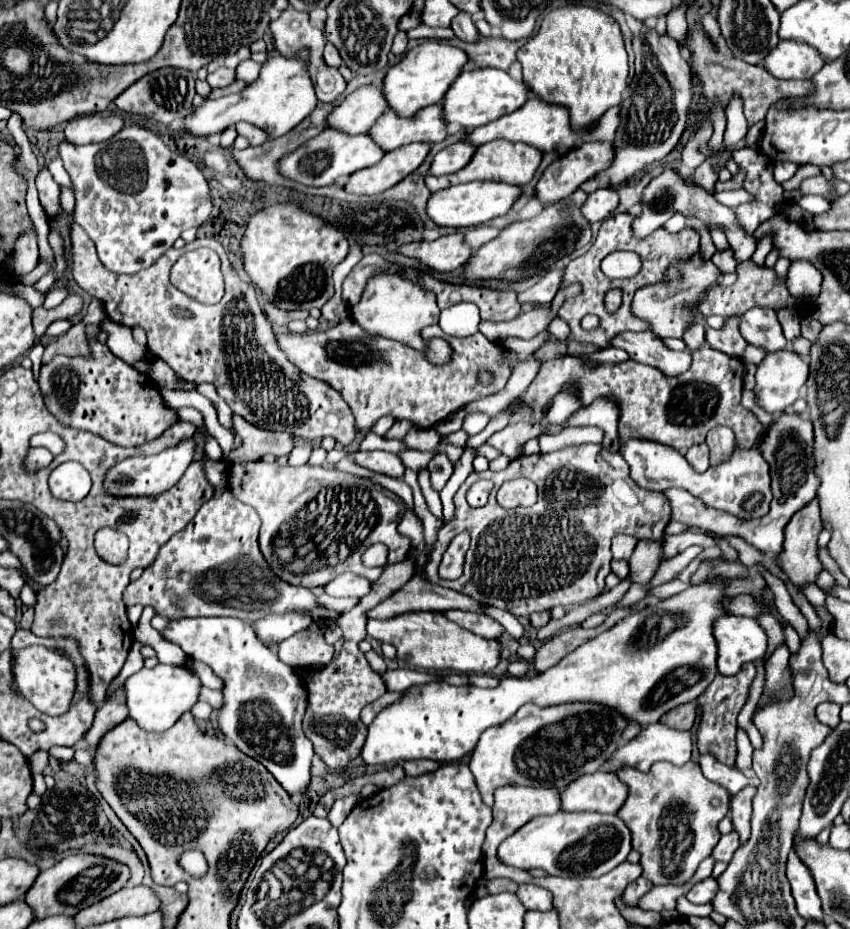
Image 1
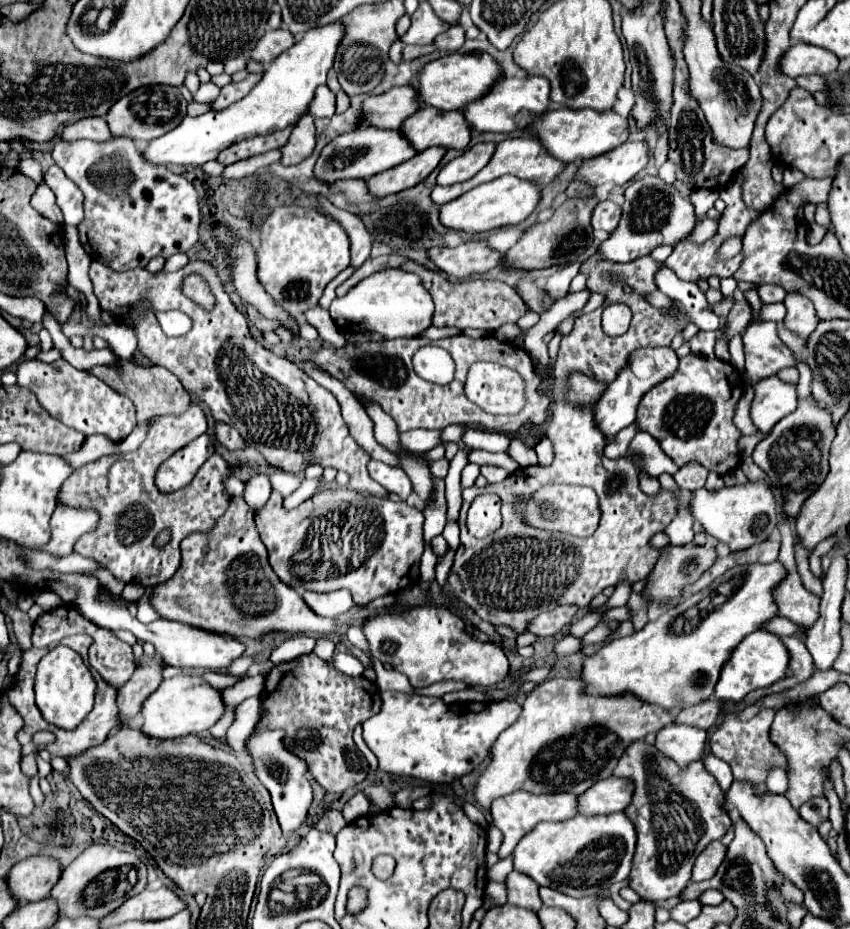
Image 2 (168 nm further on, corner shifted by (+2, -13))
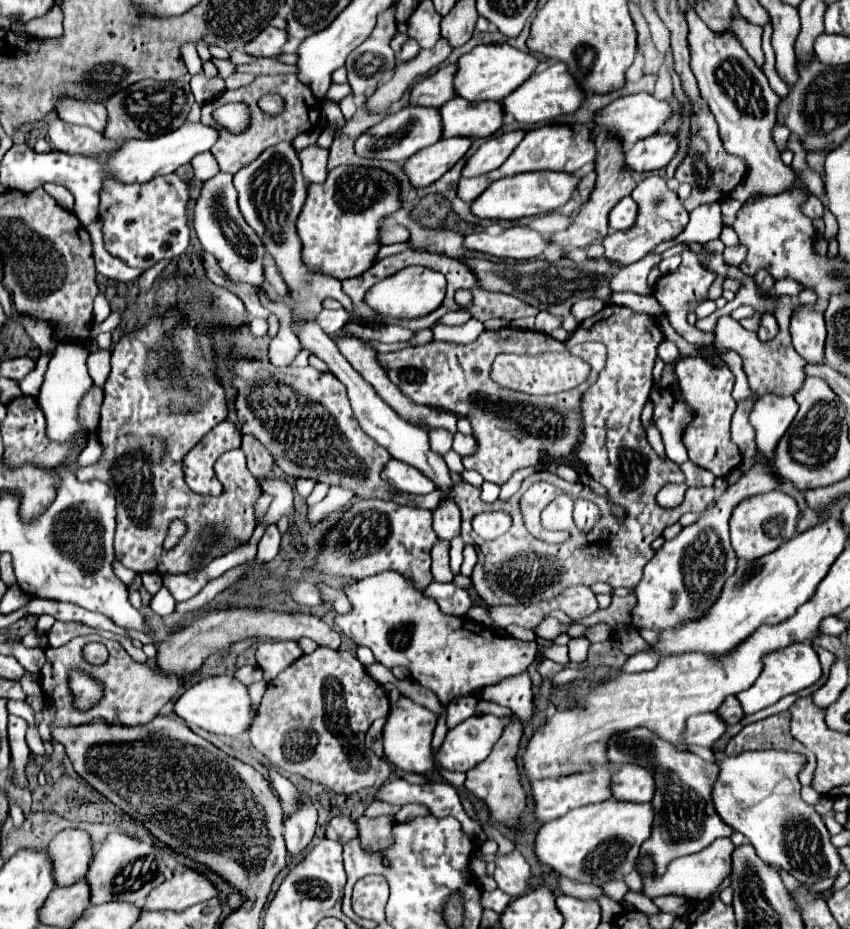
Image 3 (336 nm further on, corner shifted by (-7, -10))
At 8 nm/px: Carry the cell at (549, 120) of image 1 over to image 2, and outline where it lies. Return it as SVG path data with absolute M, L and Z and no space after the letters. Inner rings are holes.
M548 109L542 117L532 123L530 135L536 135L540 143L548 149L550 155L564 163L572 163L574 159L592 159L604 155L606 151L616 149L622 145L630 135L628 117L620 117L614 109L608 111L594 111L594 109Z

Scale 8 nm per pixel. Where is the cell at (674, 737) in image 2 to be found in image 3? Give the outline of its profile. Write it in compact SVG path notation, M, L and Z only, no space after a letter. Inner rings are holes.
M697 714L691 716L685 724L685 732L683 732L683 740L687 744L699 744L699 746L711 746L723 732L725 732L725 722L713 714Z

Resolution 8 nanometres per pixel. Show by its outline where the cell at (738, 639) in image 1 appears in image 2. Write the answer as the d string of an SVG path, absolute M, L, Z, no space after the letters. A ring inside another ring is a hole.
M756 631L756 633L748 635L748 639L744 639L734 649L730 661L724 665L724 669L720 673L714 697L724 703L740 703L748 693L770 687L776 681L784 679L786 671L788 671L788 663L790 663L790 655L788 655L788 649L782 643L782 639L768 631Z

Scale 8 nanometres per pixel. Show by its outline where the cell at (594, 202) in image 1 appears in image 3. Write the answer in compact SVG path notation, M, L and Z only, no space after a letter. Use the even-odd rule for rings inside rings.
M627 196L609 212L609 228L627 230L635 224L635 216L637 216L637 204L633 204L633 200Z

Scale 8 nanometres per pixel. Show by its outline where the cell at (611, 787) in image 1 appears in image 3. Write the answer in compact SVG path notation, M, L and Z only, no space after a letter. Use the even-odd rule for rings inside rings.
M637 764L621 766L611 778L611 798L623 802L651 802L655 792L653 776Z

